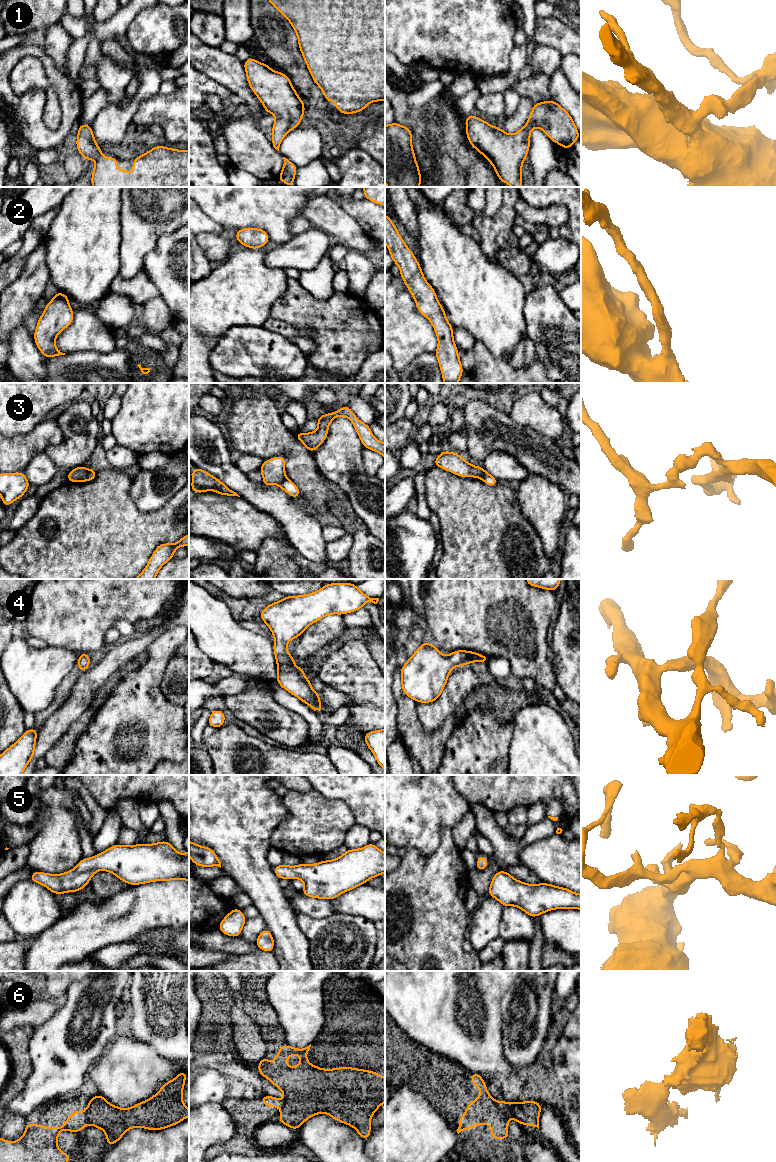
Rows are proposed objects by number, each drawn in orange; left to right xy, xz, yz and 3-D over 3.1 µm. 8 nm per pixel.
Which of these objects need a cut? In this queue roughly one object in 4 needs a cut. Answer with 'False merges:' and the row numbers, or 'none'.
False merges: 3, 6

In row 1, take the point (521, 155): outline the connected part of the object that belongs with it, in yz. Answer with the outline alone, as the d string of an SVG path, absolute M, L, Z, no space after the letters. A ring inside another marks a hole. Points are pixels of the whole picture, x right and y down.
M553 100L535 103L527 123L513 135L473 114L464 121L470 145L492 164L499 180L512 187L522 186L522 164L530 148L533 127L540 128L567 150L580 139L570 114Z

